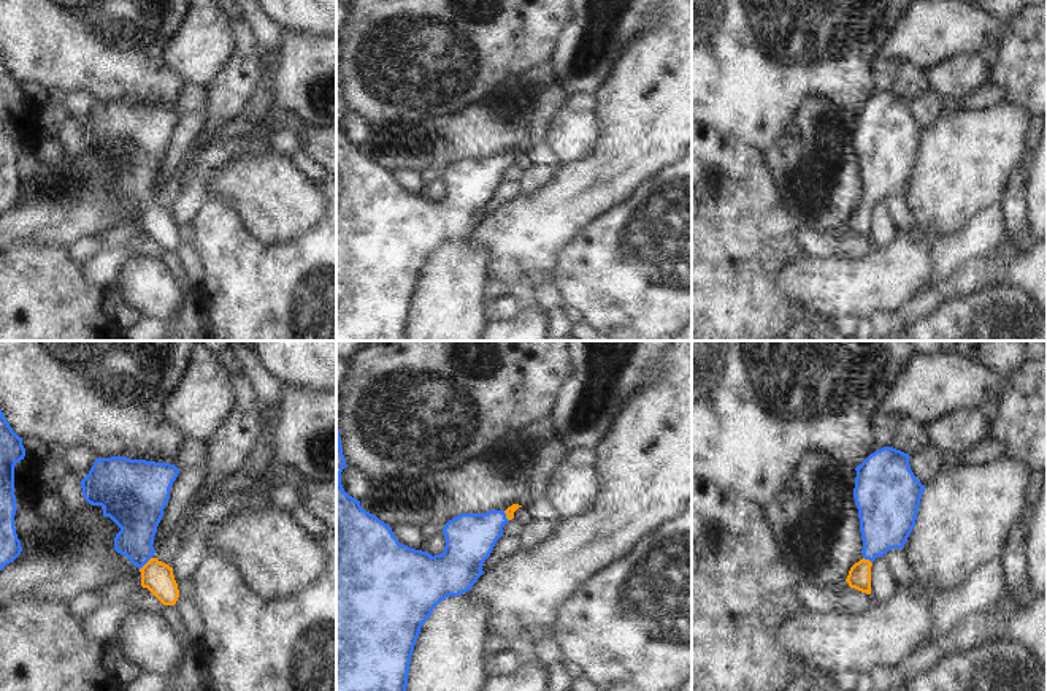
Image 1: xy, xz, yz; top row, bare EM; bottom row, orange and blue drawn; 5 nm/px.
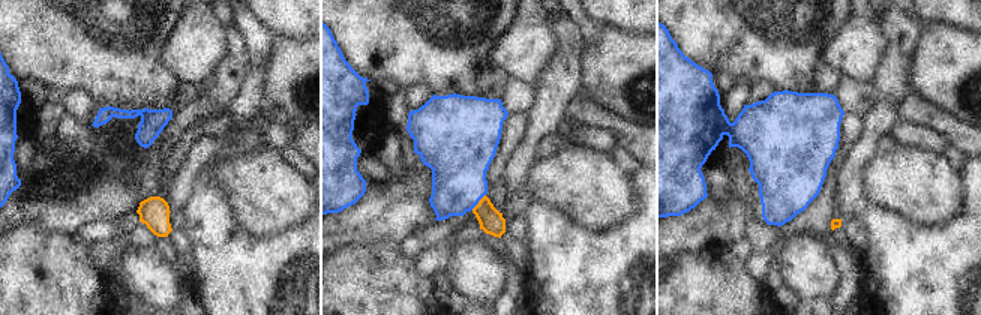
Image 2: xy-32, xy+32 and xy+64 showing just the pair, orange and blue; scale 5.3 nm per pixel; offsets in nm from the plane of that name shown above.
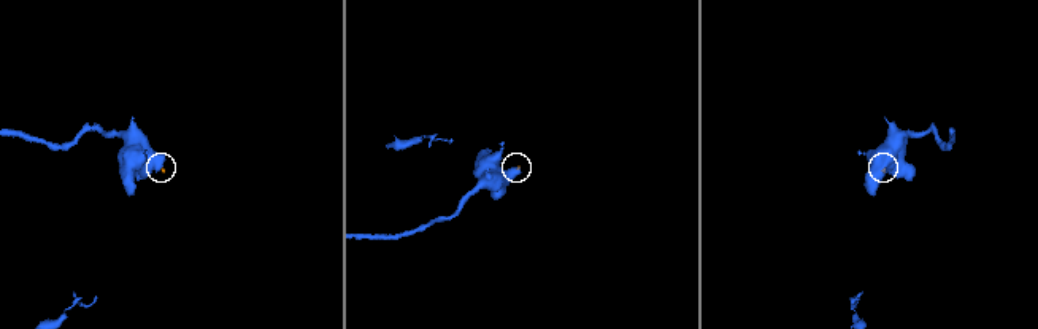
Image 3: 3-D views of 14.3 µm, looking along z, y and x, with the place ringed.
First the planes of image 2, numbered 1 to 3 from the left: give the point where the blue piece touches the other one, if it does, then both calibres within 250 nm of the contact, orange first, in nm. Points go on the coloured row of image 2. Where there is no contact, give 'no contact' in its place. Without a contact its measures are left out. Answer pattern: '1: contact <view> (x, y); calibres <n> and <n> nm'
1: no contact
2: contact xy+32 (479, 201); calibres 130 and 320 nm
3: no contact

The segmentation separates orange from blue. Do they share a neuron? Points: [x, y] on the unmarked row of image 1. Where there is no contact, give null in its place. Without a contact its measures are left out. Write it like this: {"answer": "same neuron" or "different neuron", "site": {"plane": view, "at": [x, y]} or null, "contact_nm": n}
{"answer": "same neuron", "site": {"plane": "xy", "at": [146, 208]}, "contact_nm": 90}

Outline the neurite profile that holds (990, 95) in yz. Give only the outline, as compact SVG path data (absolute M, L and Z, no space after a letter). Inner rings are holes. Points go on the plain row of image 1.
M987 82L974 95L949 105L949 109L955 108L958 111L982 111L1001 103L1004 103L1004 92L999 87Z

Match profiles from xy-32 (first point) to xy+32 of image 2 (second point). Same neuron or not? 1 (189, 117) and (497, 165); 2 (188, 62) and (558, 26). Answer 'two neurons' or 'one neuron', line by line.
1: one neuron
2: two neurons

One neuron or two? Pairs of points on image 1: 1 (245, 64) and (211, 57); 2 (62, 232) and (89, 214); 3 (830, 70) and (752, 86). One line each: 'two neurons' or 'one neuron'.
1: two neurons
2: one neuron
3: one neuron

